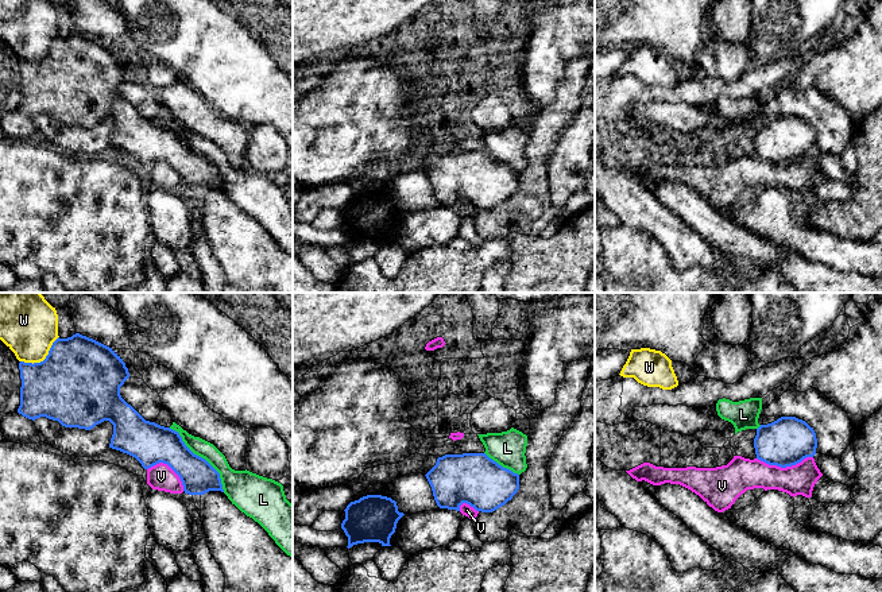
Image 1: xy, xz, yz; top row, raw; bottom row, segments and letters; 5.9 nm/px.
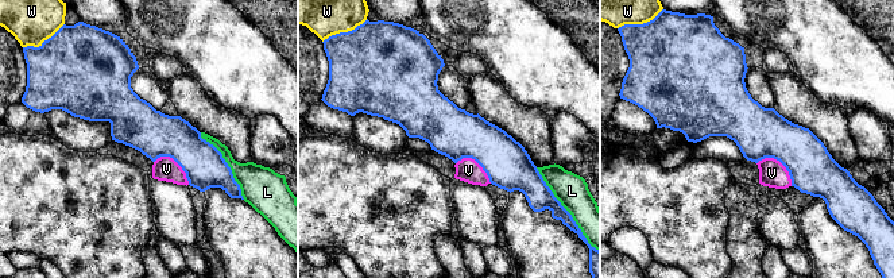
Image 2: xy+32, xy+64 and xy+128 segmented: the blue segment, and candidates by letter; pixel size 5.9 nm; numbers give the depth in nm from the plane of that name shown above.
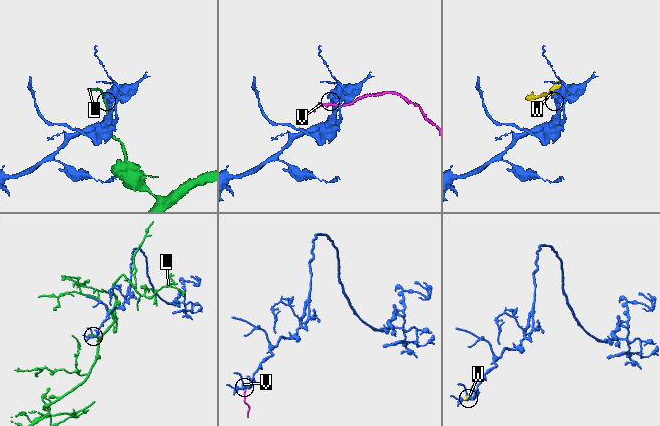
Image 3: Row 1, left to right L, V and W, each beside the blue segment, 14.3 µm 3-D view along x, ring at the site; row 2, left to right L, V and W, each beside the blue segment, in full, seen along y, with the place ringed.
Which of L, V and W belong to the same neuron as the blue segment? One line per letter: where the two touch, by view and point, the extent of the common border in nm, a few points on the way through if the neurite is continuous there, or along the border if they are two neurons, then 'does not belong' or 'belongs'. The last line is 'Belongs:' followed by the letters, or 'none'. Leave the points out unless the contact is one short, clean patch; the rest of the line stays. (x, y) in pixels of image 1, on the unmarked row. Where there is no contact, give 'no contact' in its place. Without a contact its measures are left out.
L: xy (201, 155) | 500 nm | does not belong
V: yz (784, 165) | 340 nm | does not belong
W: xy (45, 57) | 280 nm | does not belong
Belongs: none

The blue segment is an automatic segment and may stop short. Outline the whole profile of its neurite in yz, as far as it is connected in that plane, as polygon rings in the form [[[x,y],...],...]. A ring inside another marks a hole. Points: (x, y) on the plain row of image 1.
[[[781,115],[761,123],[754,136],[757,156],[781,166],[792,165],[816,152],[813,125],[796,115]]]

